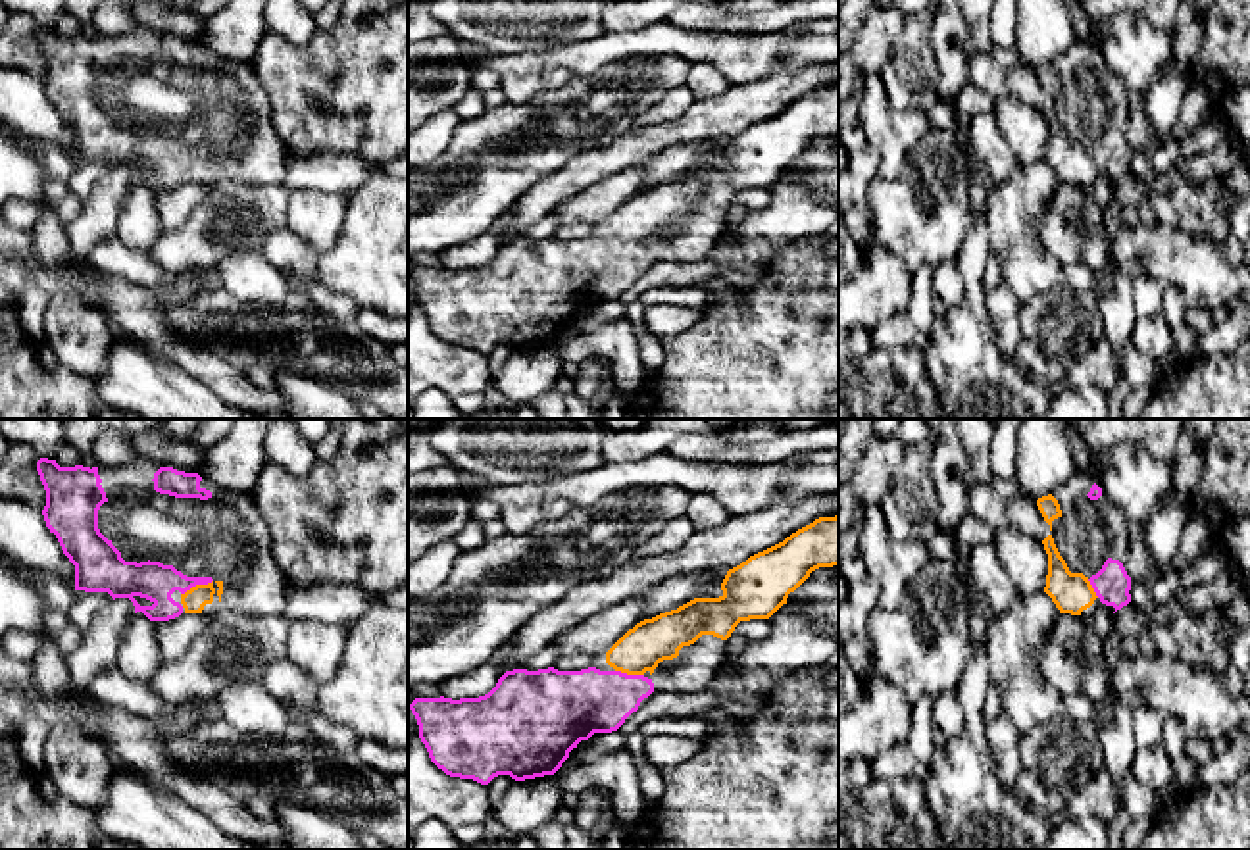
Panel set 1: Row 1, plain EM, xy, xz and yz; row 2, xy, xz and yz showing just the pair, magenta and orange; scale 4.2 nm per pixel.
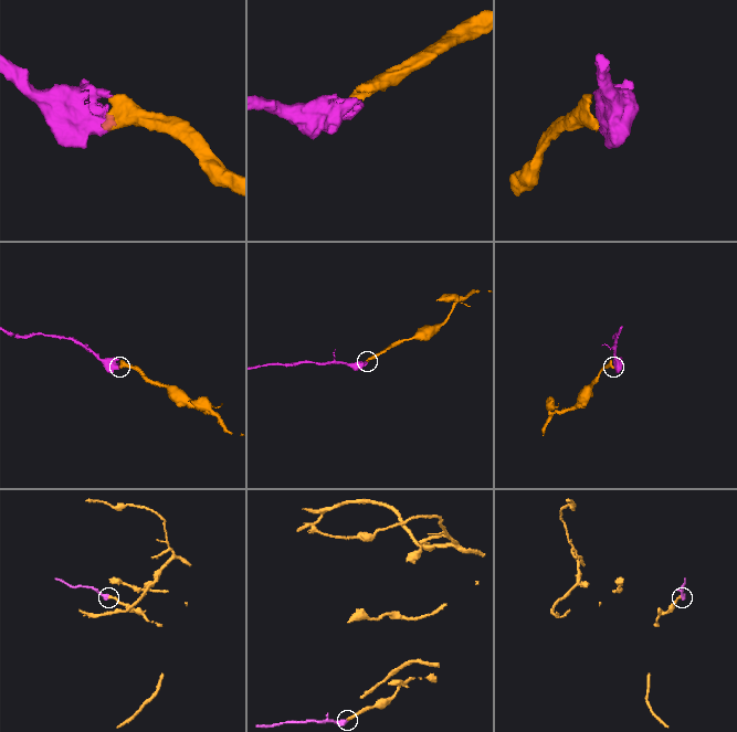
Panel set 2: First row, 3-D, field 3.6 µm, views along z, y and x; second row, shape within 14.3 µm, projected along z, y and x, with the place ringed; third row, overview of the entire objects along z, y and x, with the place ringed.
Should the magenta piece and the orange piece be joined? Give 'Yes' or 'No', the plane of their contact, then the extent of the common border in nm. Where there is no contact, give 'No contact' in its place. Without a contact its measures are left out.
Yes. Touches magenta in xy. Shared border 150 nm

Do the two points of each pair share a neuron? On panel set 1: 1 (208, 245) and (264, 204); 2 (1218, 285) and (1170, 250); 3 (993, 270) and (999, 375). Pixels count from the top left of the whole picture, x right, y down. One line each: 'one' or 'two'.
1: one
2: one
3: two

